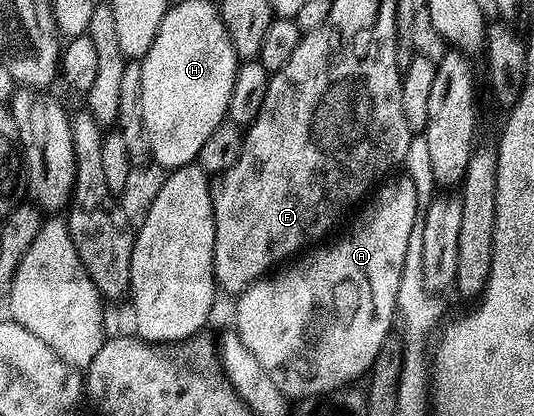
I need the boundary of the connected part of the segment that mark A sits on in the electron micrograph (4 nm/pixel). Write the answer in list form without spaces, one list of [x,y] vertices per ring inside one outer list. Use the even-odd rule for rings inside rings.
[[[407,176],[398,177],[383,181],[373,191],[369,201],[357,211],[359,214],[354,227],[343,238],[335,242],[327,241],[303,253],[297,260],[259,278],[237,295],[238,307],[234,310],[233,325],[240,340],[244,340],[248,352],[260,360],[264,372],[272,376],[276,388],[280,388],[287,399],[318,398],[331,390],[357,383],[354,381],[369,371],[376,360],[376,352],[380,352],[380,344],[384,344],[391,333],[395,325],[397,289],[401,268],[404,267],[408,236],[417,223],[418,214],[416,188],[412,180]]]

